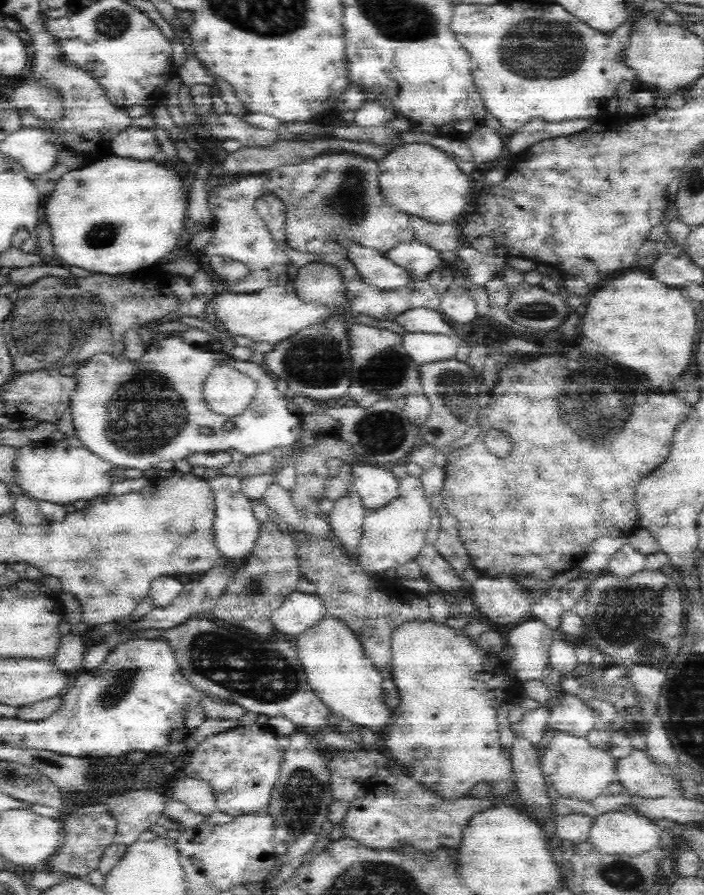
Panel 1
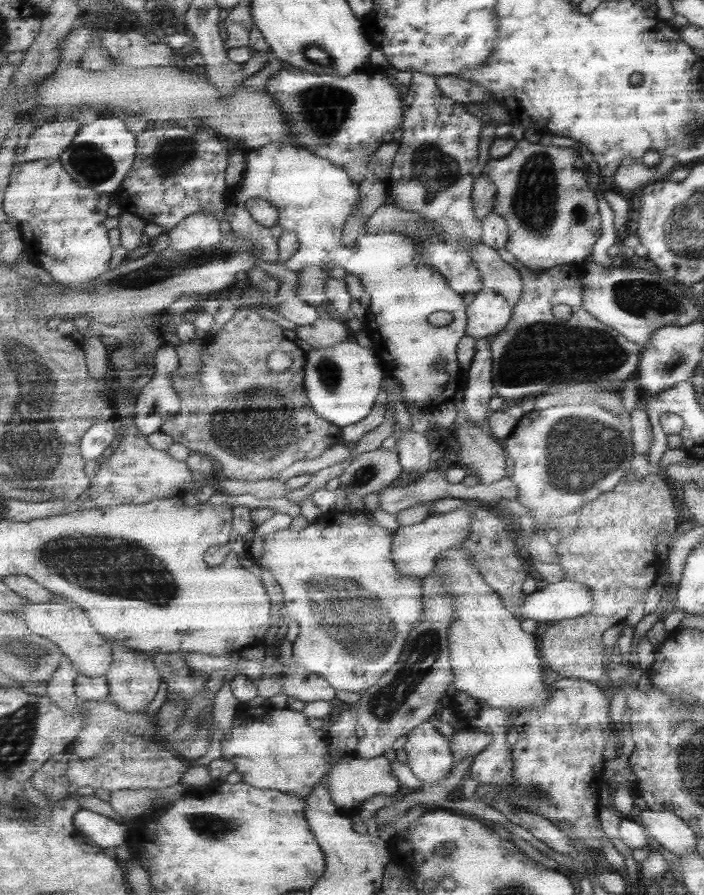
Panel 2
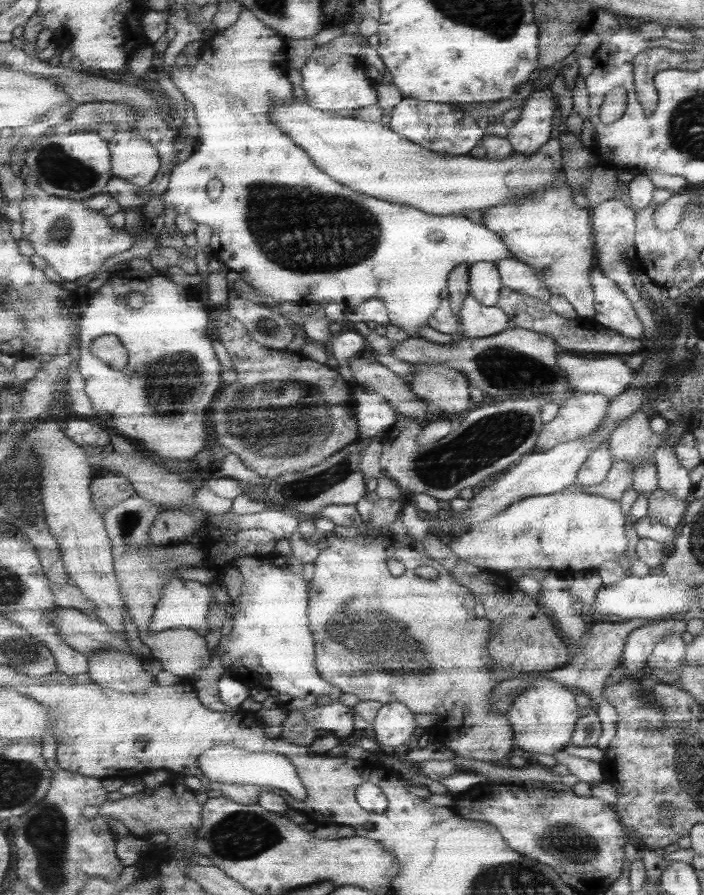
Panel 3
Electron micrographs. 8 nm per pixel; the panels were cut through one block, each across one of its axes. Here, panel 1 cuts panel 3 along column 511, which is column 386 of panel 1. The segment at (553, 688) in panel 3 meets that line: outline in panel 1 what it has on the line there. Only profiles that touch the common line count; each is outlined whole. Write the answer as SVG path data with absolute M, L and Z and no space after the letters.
M324 610L322 618L296 638L296 652L306 674L308 688L326 704L334 718L348 720L352 726L368 728L378 734L392 724L390 720L394 718L394 712L390 712L382 700L384 676L366 658L358 634L354 634L344 620L334 616L330 610Z

